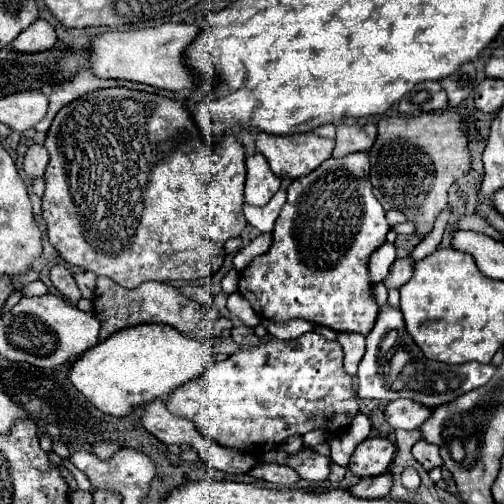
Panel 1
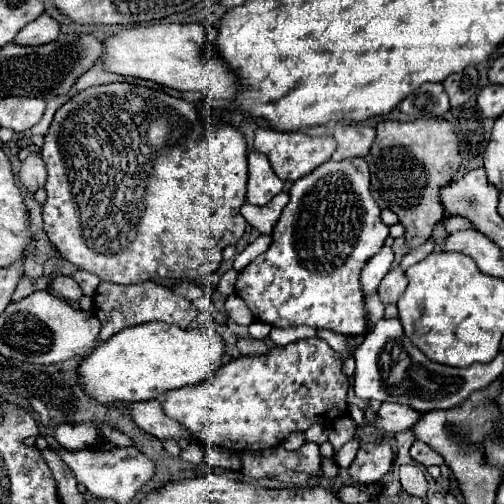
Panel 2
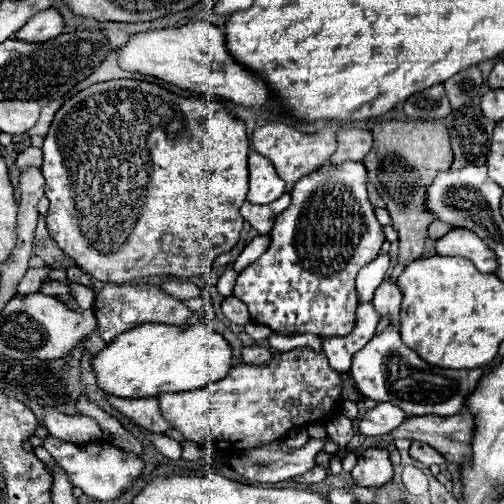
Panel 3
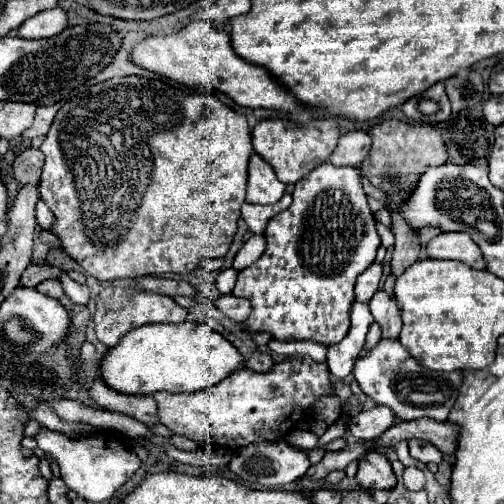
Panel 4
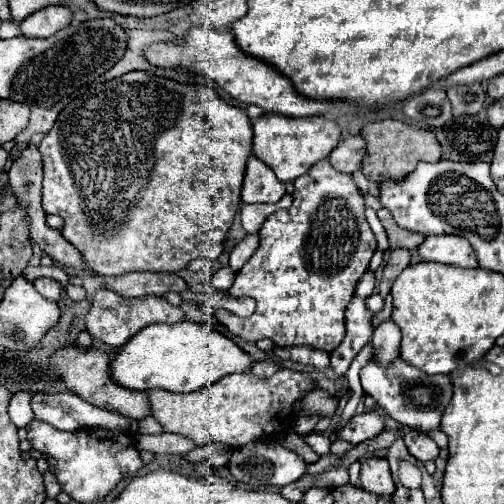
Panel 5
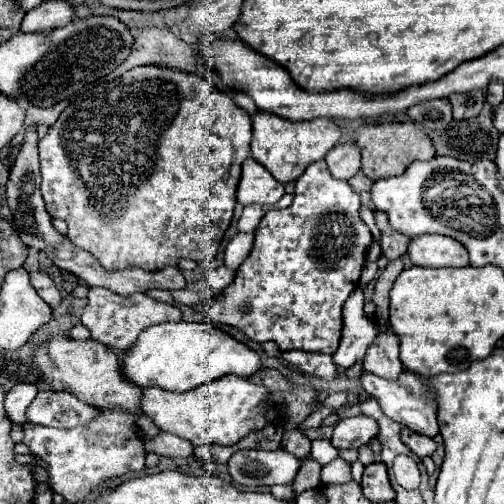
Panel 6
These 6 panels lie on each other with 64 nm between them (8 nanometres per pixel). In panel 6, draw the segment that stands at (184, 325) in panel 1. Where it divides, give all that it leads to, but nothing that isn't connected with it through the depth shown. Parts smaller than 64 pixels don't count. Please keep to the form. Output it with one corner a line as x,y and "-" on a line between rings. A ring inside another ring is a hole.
90,288
88,292
88,306
82,312
82,324
90,330
90,336
94,340
100,340
102,344
118,350
130,350
134,342
138,340
138,334
154,324
162,322
180,322
182,312
172,306
158,300
152,300
146,294
132,294
132,296
120,296
104,288

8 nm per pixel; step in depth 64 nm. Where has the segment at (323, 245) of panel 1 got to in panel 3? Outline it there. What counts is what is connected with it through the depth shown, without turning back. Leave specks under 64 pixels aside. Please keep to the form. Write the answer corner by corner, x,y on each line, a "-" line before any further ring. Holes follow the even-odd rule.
344,162
340,166
324,164
294,184
292,204
274,220
268,250
246,270
238,274
234,296
248,304
254,324
268,326
282,336
316,334
320,338
346,336
352,332
358,304
354,280
360,268
370,264
384,242
384,232
374,216
374,206
366,194
366,168
362,162

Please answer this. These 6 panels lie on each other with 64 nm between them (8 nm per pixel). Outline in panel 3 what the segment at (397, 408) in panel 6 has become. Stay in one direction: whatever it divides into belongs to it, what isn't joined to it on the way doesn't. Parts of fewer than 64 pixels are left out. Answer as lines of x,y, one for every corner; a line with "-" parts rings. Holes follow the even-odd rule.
388,326
382,334
376,334
356,356
352,358
352,376
358,392
374,402
392,402
408,416
454,416
464,402
464,392
476,384
476,376
484,372
478,370
446,370
424,364
408,346
400,340
400,332

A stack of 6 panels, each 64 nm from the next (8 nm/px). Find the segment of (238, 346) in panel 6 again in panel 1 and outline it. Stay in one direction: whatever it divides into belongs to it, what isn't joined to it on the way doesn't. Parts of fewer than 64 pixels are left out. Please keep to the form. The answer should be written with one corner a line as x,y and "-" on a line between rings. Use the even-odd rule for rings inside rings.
138,324
90,348
74,362
70,380
96,408
126,416
134,406
162,398
170,390
198,378
210,364
212,356
202,340
190,338
168,324

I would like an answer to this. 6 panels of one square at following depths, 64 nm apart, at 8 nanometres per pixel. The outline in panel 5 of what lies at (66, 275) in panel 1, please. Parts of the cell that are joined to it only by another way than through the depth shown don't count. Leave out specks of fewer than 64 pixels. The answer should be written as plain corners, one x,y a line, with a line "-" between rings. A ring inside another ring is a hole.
36,278
34,280
34,288
50,302
58,302
60,300
62,286
56,280
52,280
52,278

